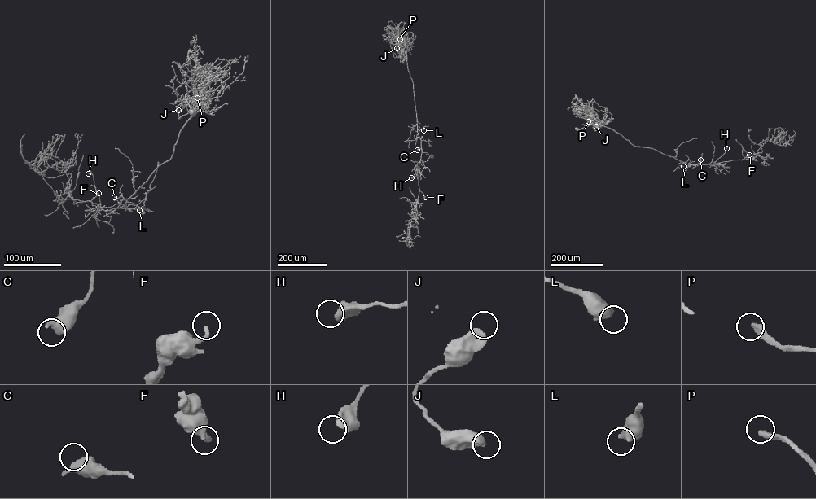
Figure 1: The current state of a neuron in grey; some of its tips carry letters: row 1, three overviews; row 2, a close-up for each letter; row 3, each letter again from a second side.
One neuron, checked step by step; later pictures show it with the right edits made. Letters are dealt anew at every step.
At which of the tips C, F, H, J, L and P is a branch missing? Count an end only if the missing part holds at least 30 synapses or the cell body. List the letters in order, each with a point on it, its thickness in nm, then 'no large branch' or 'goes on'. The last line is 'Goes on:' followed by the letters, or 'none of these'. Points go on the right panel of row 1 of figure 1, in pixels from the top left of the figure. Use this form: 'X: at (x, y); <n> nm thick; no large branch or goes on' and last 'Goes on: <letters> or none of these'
C: at (700, 159); 700 nm thick; no large branch
F: at (749, 155); 240 nm thick; no large branch
H: at (726, 148); 600 nm thick; no large branch
J: at (596, 126); 550 nm thick; no large branch
L: at (683, 166); 550 nm thick; no large branch
P: at (588, 121); 340 nm thick; goes on
Goes on: P

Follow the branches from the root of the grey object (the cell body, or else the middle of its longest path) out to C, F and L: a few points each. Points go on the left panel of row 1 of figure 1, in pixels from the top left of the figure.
C: (191, 112), (185, 96), (198, 89), (205, 95), (203, 105), (181, 129), (171, 158), (125, 207), (114, 197)
F: (191, 112), (185, 96), (198, 89), (203, 107), (125, 207), (85, 201), (98, 193)
L: (191, 112), (185, 96), (198, 89), (205, 95), (203, 105), (181, 129), (171, 158), (127, 199), (139, 210)

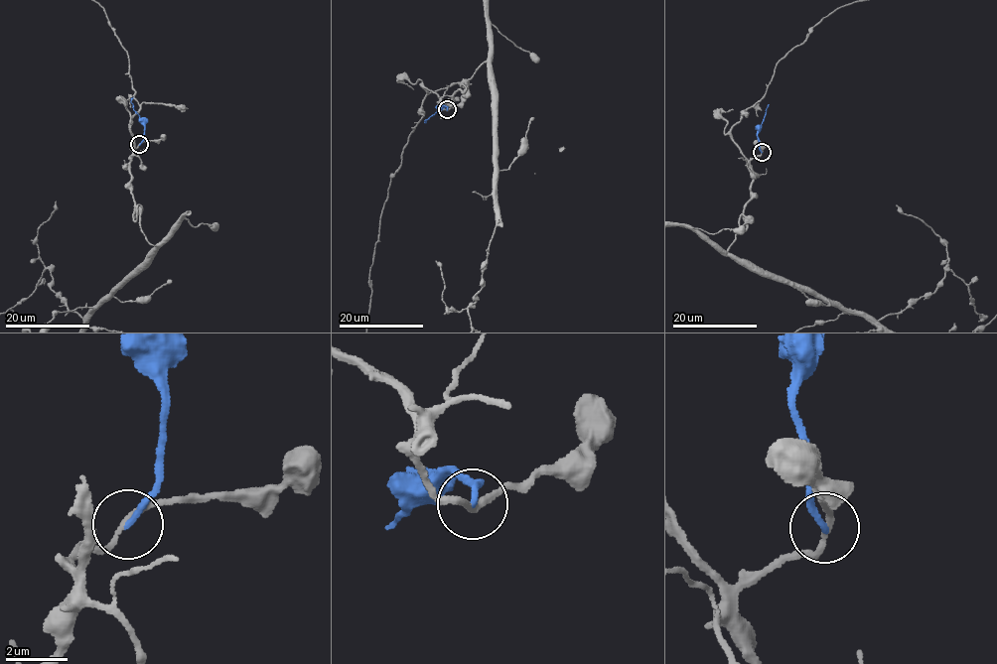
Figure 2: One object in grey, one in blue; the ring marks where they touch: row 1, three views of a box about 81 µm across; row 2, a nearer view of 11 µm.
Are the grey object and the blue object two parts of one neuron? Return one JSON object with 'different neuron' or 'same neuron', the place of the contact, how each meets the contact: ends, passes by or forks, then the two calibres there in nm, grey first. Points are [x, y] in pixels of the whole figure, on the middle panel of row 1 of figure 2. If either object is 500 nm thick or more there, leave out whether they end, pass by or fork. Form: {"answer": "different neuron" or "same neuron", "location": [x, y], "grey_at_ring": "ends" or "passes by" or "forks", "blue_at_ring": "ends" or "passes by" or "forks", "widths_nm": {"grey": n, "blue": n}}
{"answer": "different neuron", "location": [447, 109], "grey_at_ring": "passes by", "blue_at_ring": "ends", "widths_nm": {"grey": 170, "blue": 190}}

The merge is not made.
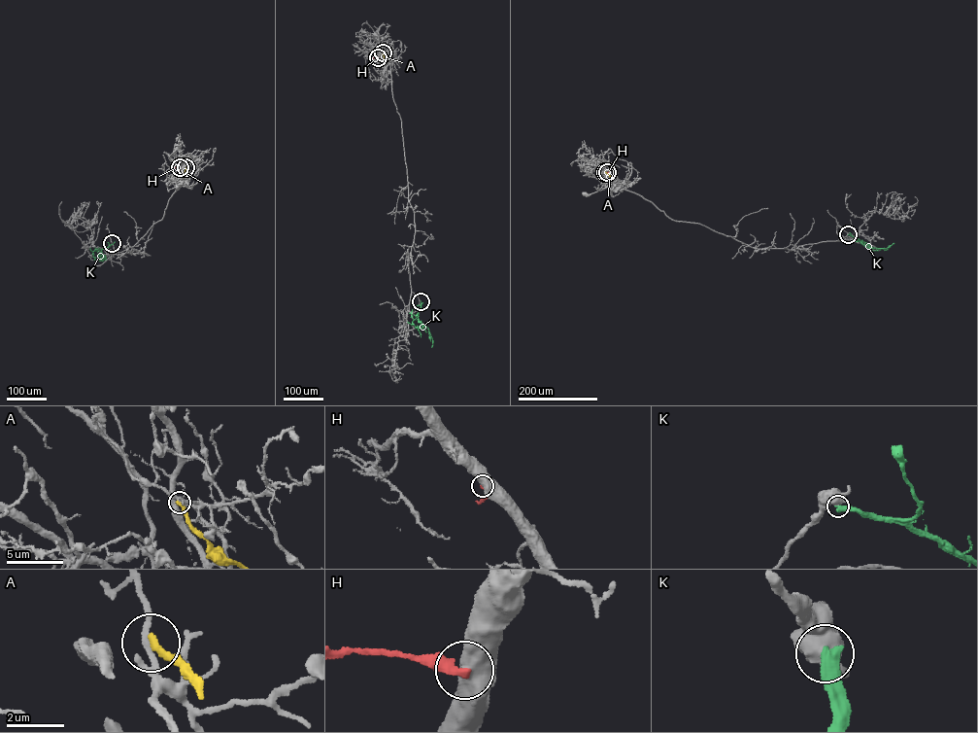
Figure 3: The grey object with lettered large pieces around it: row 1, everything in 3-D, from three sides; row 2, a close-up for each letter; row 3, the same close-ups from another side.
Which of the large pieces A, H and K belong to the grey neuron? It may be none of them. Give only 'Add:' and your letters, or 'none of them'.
Add: none of them

